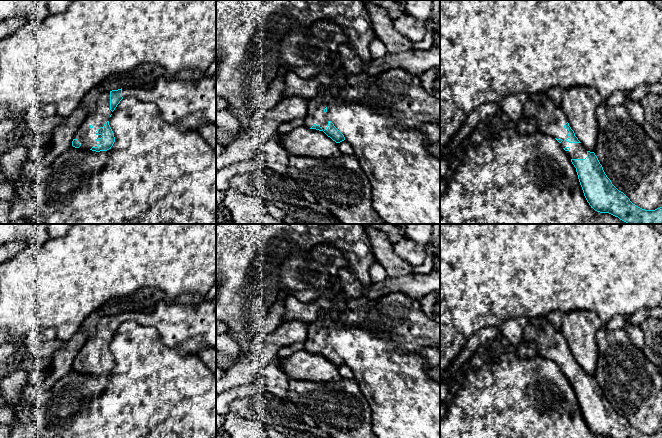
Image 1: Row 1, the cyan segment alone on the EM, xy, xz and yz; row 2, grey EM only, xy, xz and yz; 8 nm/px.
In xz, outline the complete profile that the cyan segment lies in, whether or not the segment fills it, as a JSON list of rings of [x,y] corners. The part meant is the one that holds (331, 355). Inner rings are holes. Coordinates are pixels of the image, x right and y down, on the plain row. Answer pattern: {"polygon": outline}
{"polygon": [[[321,311],[318,318],[308,324],[307,337],[303,342],[303,349],[310,353],[323,355],[336,367],[345,364],[344,359],[329,345],[325,339],[327,331],[335,324],[335,321],[326,311]]]}

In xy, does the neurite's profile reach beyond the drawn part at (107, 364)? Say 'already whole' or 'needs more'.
needs more

